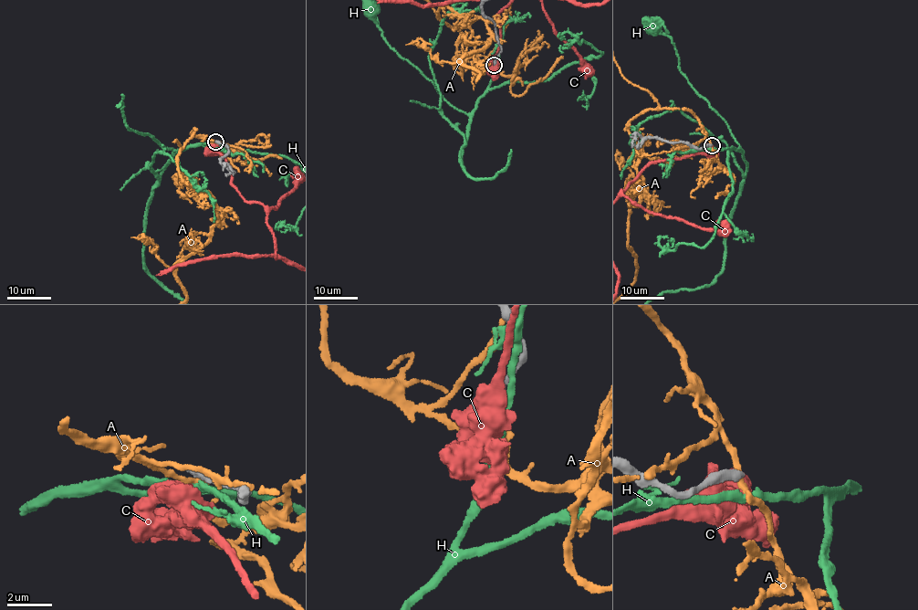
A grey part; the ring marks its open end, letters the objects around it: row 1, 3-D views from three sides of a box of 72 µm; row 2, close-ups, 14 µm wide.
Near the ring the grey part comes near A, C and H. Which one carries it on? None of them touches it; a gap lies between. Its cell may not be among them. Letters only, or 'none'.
none

